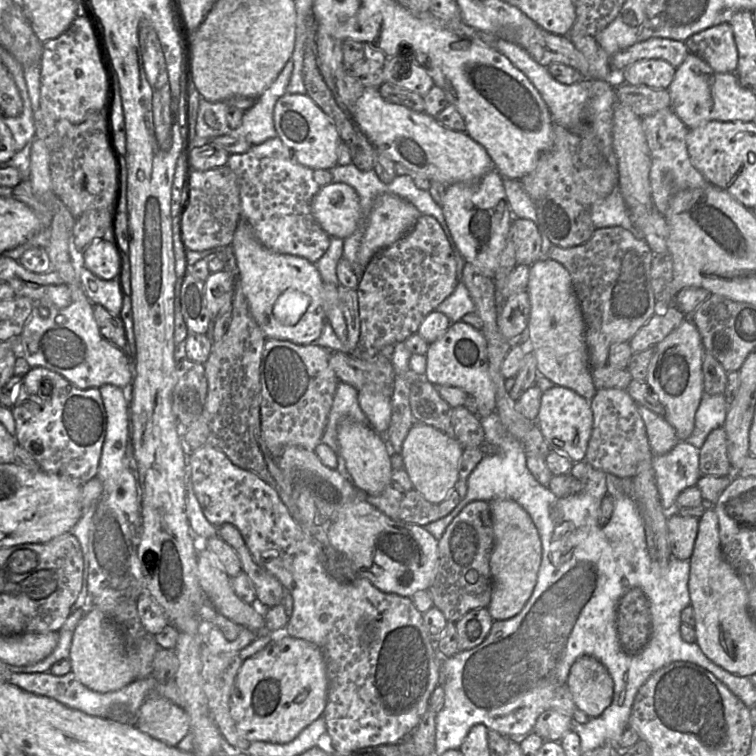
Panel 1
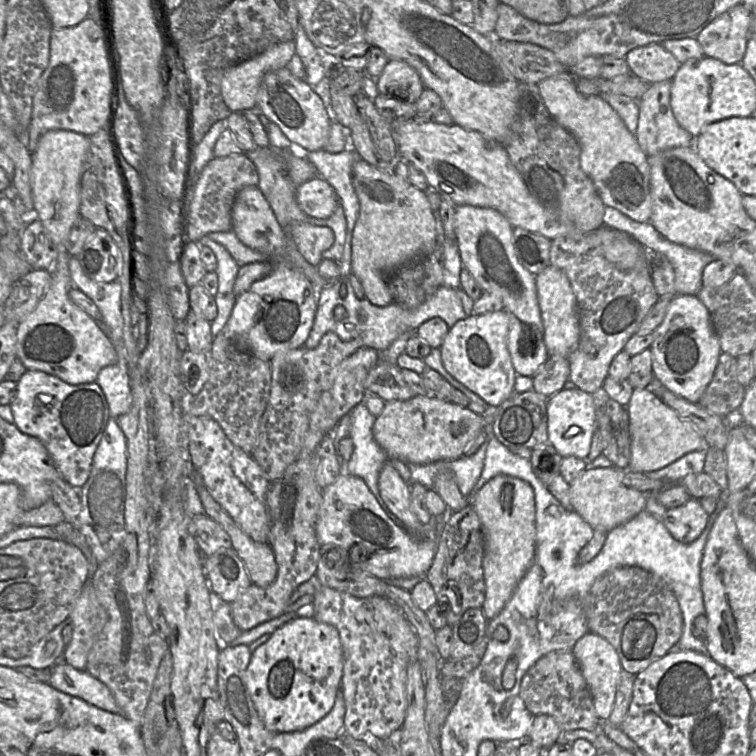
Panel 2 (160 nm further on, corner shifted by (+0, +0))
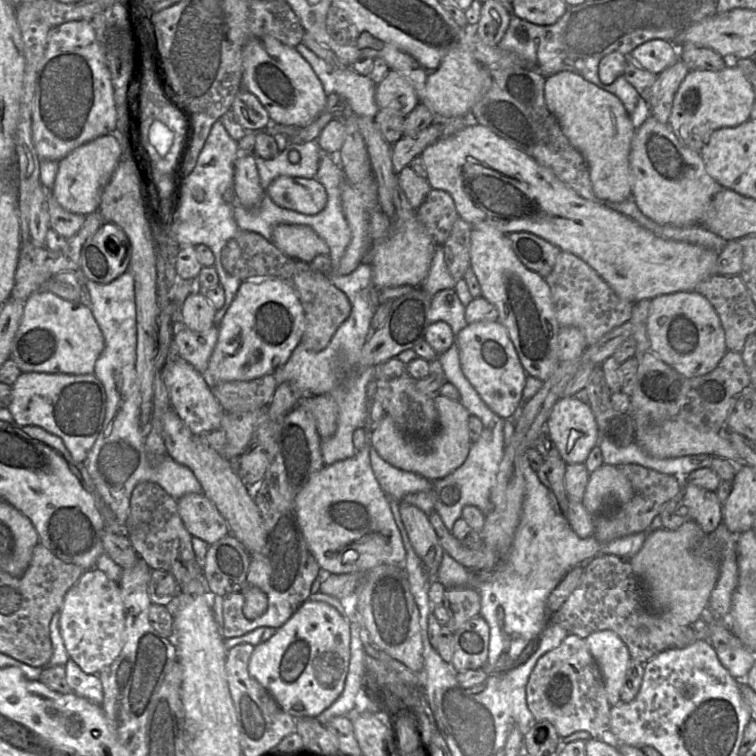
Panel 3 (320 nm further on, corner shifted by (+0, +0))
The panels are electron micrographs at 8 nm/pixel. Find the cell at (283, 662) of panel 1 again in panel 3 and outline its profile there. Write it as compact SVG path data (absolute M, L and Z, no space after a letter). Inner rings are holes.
M308 599L296 610L292 617L283 626L277 629L276 633L269 640L255 646L248 662L249 675L266 688L281 708L294 718L317 717L338 699L344 689L350 663L350 638L349 621L344 615L342 615L336 608L325 602Z

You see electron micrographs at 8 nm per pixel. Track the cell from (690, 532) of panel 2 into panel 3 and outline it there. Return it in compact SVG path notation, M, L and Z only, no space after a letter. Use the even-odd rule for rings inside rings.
M683 483L679 494L667 502L661 512L663 528L676 530L687 521L694 520L709 534L722 520L722 505L716 492L691 483Z

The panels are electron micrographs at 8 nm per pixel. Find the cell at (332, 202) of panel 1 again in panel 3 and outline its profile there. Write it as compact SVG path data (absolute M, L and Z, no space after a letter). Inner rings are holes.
M279 176L270 183L267 194L278 206L307 215L320 213L328 202L326 189L317 178Z

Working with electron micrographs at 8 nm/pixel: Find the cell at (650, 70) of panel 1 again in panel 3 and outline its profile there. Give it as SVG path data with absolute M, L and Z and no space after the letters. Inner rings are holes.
M653 39L636 47L628 56L638 66L659 75L679 59L678 44Z

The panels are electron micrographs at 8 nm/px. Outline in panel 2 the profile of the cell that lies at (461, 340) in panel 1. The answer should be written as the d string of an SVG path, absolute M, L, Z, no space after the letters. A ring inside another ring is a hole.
M505 311L470 315L451 327L441 346L444 368L489 406L500 406L514 393L516 372L507 347L509 317Z

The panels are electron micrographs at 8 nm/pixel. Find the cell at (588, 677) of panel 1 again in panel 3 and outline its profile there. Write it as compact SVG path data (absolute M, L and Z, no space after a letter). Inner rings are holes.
M610 630L593 632L585 641L602 673L607 699L613 707L621 701L620 692L630 660L628 648L621 638Z

